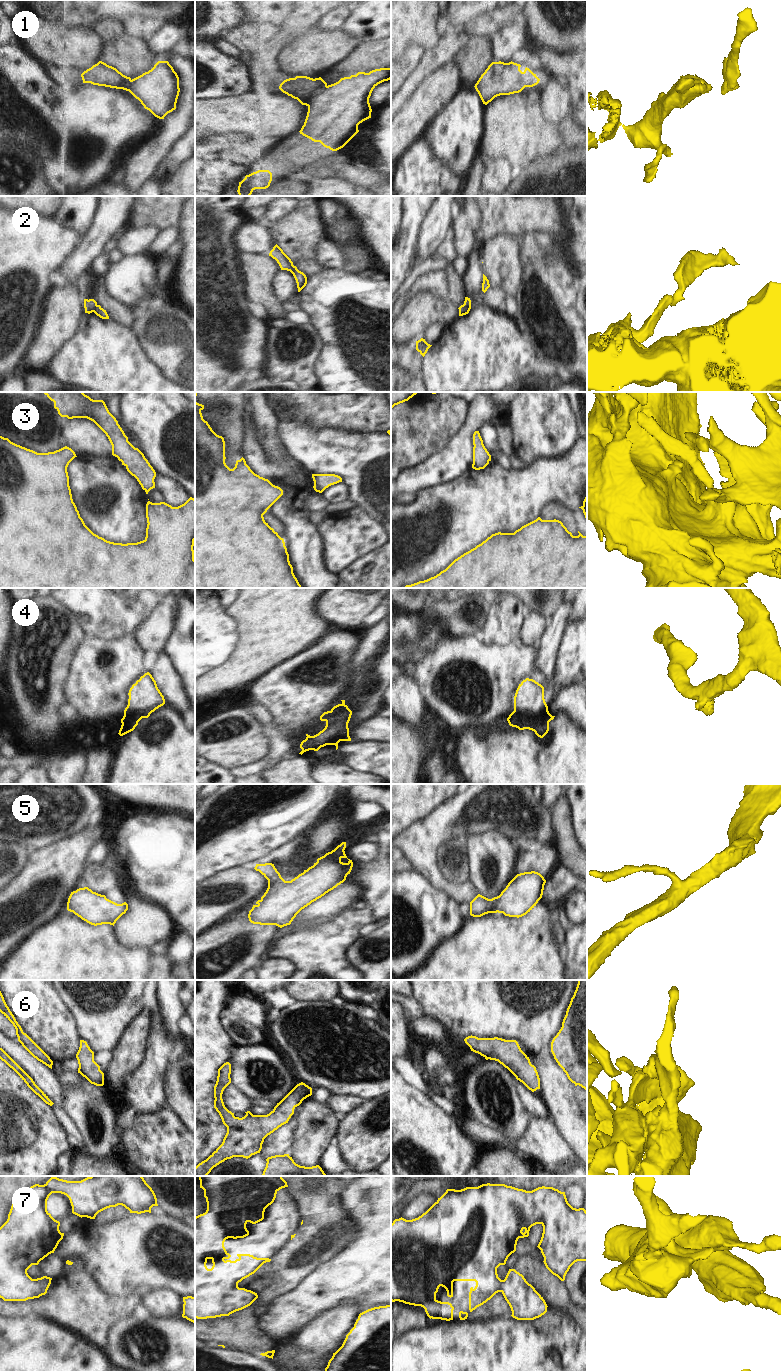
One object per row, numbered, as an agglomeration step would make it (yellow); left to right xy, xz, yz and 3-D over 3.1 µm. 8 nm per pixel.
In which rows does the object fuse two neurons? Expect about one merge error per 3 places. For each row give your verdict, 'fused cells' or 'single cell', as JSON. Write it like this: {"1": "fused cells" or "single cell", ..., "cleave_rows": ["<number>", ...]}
{"1": "fused cells", "2": "single cell", "3": "single cell", "4": "fused cells", "5": "single cell", "6": "single cell", "7": "single cell", "cleave_rows": ["1", "4"]}

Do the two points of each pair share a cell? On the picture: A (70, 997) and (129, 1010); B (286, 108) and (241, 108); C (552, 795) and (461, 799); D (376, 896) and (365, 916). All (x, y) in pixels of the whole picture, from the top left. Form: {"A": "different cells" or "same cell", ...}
{"A": "same cell", "B": "same cell", "C": "different cells", "D": "different cells"}

